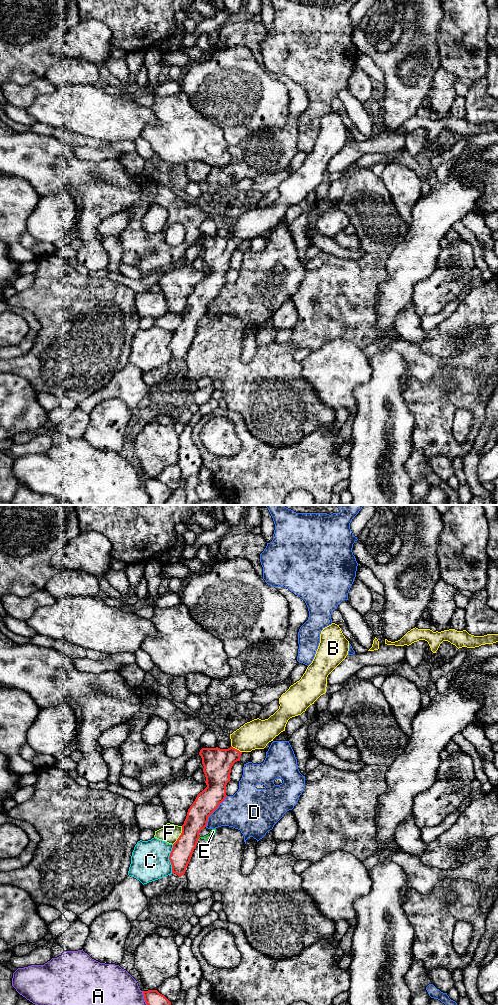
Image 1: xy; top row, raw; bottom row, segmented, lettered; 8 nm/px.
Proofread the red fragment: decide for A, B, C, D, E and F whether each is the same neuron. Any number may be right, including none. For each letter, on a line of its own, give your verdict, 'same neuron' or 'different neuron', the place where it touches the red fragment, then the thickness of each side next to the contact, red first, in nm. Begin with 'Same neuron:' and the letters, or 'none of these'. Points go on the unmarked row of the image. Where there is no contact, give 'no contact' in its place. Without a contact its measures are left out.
Same neuron: B
A: different neuron | xy (146, 491) | 170/500 nm
B: same neuron | xy (236, 237) | 220/240 nm
C: different neuron | xy (169, 347) | 170/300 nm
D: different neuron | xy (214, 298) | 190/320 nm
E: different neuron | xy (198, 326) | 180/50 nm
F: different neuron | xy (180, 323) | 180/150 nm

